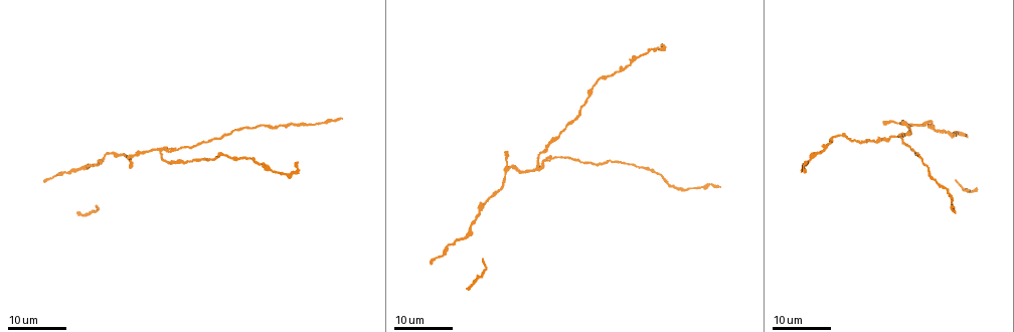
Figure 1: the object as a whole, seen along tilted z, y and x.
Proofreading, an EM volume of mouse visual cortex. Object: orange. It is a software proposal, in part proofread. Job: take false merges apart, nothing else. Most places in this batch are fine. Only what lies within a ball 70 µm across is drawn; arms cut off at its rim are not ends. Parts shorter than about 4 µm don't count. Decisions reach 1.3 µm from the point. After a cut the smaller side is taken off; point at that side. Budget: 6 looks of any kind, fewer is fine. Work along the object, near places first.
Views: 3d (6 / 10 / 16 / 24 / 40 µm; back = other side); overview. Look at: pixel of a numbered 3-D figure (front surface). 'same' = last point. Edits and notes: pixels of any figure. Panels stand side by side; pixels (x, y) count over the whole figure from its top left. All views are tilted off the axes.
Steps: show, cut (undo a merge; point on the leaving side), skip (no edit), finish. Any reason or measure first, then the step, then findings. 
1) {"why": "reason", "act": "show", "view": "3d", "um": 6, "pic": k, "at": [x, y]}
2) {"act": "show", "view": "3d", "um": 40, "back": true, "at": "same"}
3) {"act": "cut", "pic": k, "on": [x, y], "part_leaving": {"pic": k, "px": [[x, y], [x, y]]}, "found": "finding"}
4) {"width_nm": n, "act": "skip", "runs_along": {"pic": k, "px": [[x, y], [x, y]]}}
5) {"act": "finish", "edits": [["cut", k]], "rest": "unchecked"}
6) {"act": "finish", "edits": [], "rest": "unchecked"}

{"why": "calibre changes", "act": "show", "view": "3d", "um": 24, "pic": 1, "at": [935, 127]}

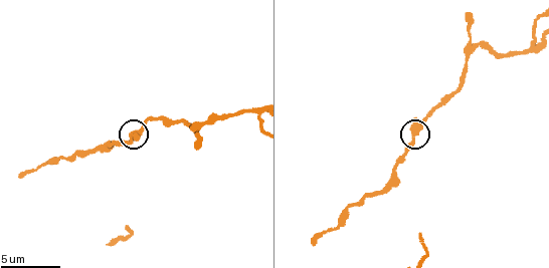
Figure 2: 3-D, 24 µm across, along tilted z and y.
{"act": "show", "view": "3d", "um": 6, "pic": 2, "at": [412, 134]}

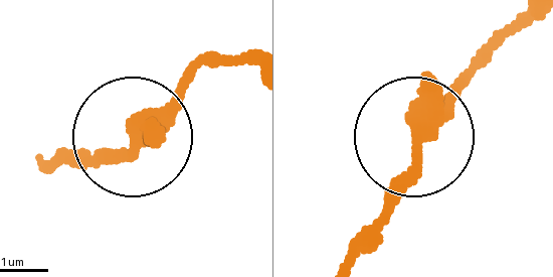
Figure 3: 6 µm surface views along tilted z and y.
{"width_nm": 320, "act": "skip", "runs_along": {"pic": 3, "px": [[515, 12], [427, 124], [350, 258]]}, "found": "continuous, no second neuron"}

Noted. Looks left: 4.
{"act": "show", "view": "3d", "um": 10, "pic": 2, "at": [74, 158]}

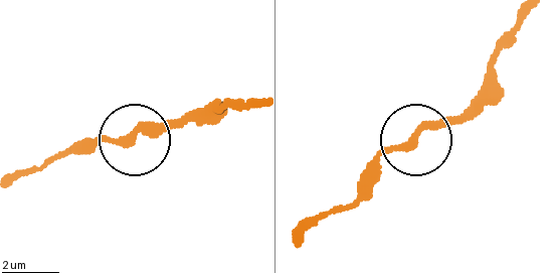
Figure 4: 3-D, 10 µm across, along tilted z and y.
{"why": "closer look", "act": "show", "view": "3d", "um": 6, "pic": 4, "at": [127, 140]}

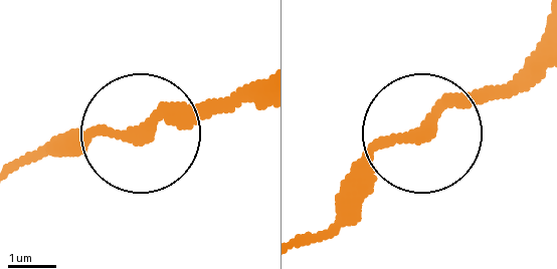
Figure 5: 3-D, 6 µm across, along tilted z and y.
{"act": "skip", "runs_along": {"pic": 5, "px": [[261, 89], [29, 158]]}, "found": "continuous, no second neuron"}

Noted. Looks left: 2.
{"why": "branch point", "act": "show", "view": "3d", "um": 6, "pic": 2, "at": [525, 52]}

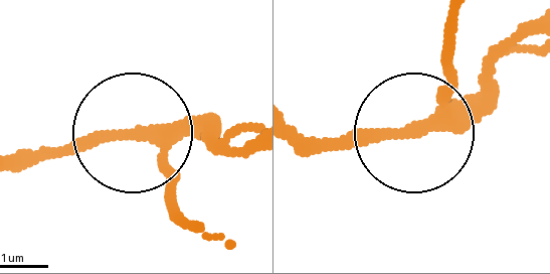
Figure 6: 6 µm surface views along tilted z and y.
{"width_nm": 250, "act": "skip", "runs_along": {"pic": 6, "px": [[416, 134], [302, 146]]}, "found": "all the same neuron"}

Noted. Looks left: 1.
{"act": "finish", "edits": [], "rest": "unchecked"}

